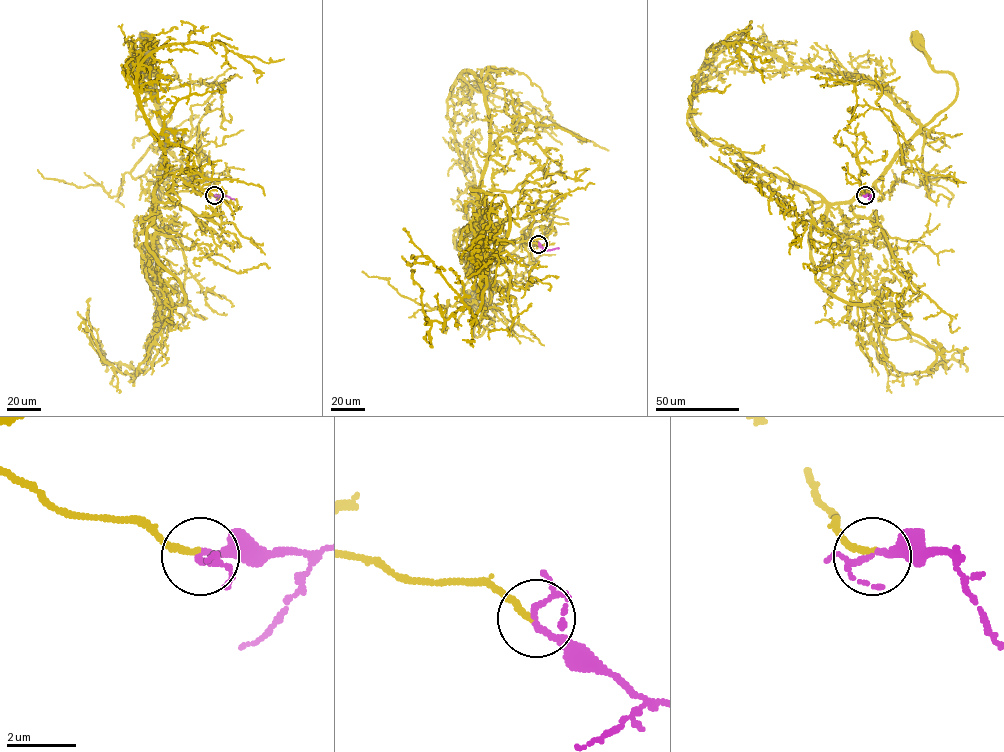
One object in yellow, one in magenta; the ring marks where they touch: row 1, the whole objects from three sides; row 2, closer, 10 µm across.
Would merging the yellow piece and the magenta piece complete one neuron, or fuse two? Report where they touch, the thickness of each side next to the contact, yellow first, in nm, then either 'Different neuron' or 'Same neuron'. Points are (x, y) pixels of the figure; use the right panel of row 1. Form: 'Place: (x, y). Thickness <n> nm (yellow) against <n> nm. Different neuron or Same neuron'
Place: (865, 195). Thickness 170 nm (yellow) against 130 nm. Same neuron

